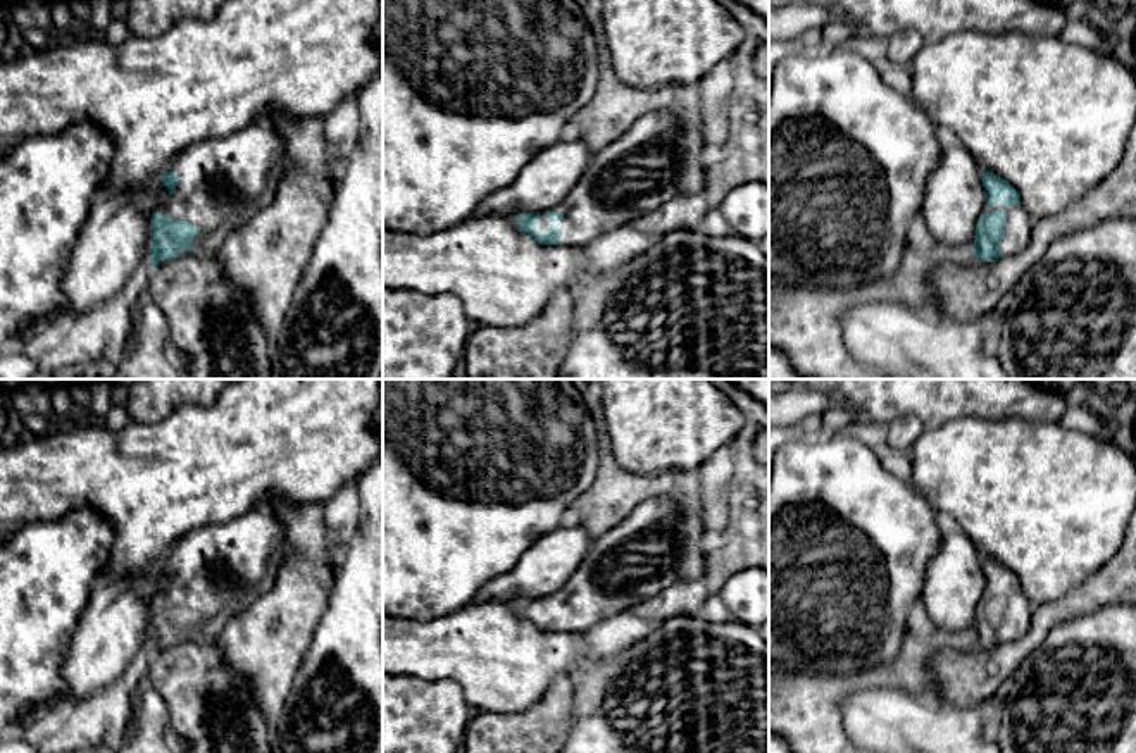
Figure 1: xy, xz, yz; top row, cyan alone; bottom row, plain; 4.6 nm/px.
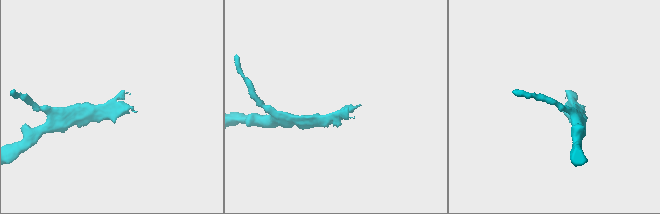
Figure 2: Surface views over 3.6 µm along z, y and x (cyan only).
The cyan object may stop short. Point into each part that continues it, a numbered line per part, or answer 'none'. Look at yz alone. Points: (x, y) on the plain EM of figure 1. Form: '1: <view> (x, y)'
1: yz (1016, 624)

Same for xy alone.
1: xy (223, 567)

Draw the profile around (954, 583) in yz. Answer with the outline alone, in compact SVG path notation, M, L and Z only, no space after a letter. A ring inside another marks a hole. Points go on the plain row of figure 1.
M960 527L941 534L921 593L929 619L957 639L972 638L983 591L983 558L972 539Z

